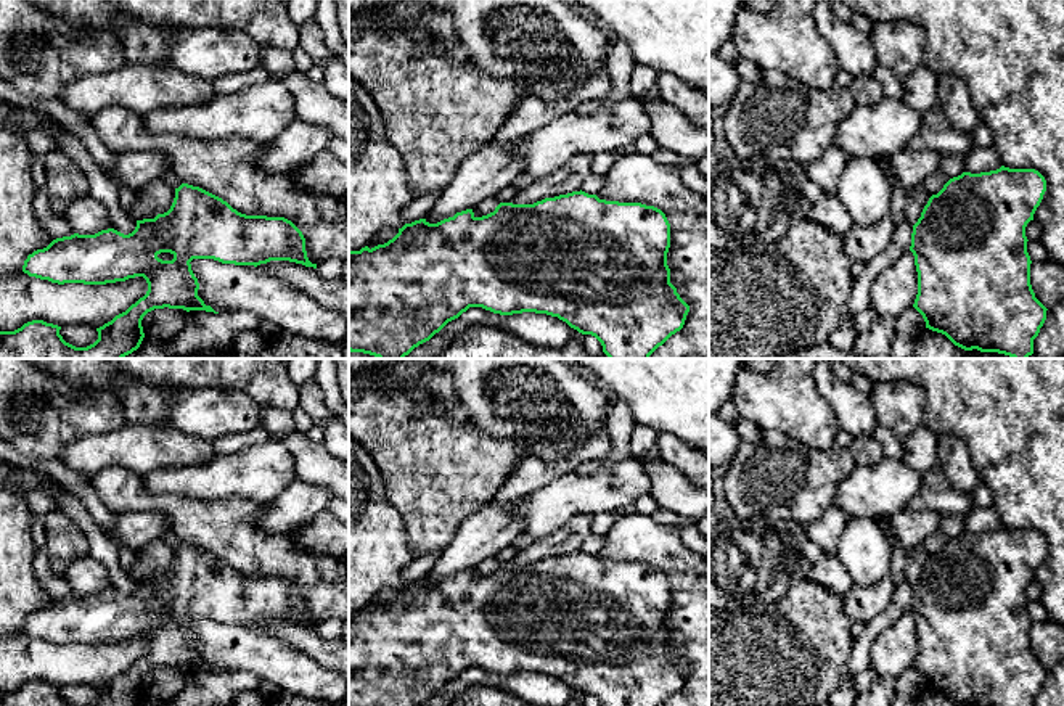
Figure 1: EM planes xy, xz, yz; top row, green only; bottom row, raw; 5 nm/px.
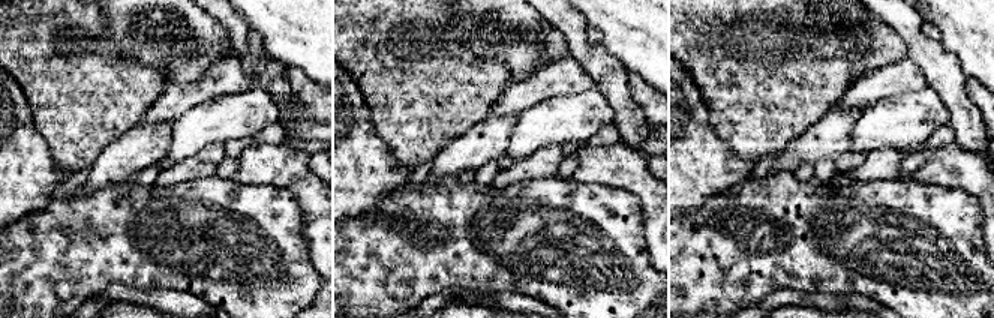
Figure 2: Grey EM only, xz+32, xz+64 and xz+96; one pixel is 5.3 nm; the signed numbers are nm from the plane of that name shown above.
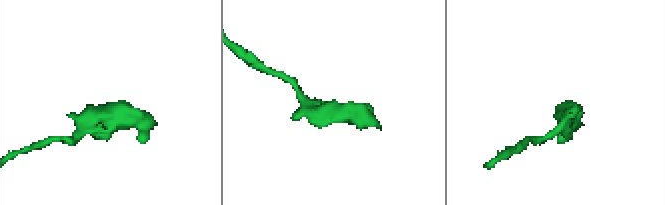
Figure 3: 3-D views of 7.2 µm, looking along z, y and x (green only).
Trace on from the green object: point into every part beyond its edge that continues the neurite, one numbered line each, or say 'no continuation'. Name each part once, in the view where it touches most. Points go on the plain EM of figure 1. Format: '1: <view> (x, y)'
no continuation

